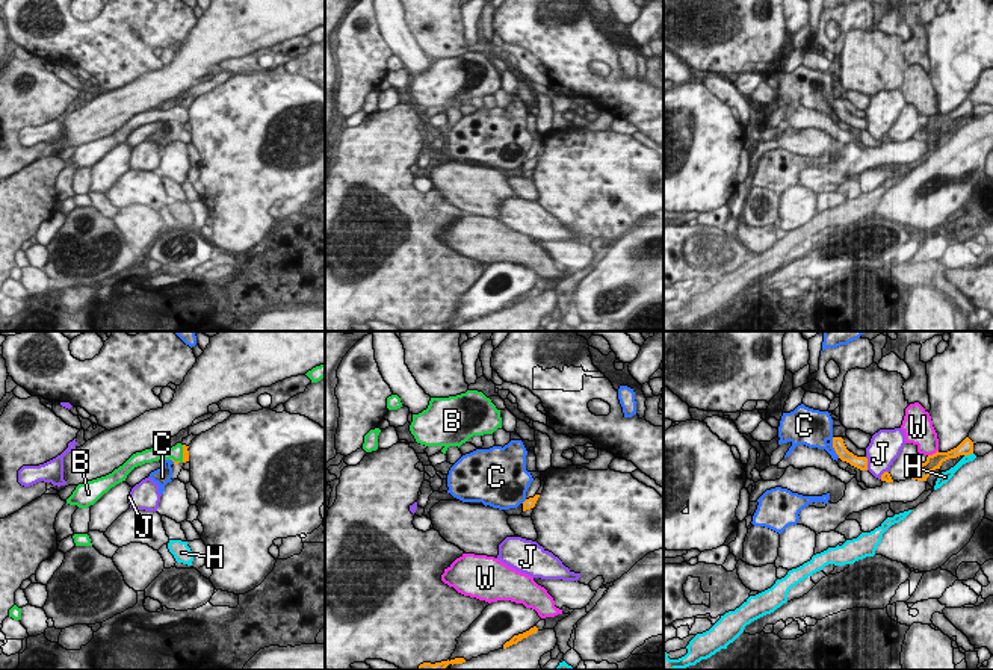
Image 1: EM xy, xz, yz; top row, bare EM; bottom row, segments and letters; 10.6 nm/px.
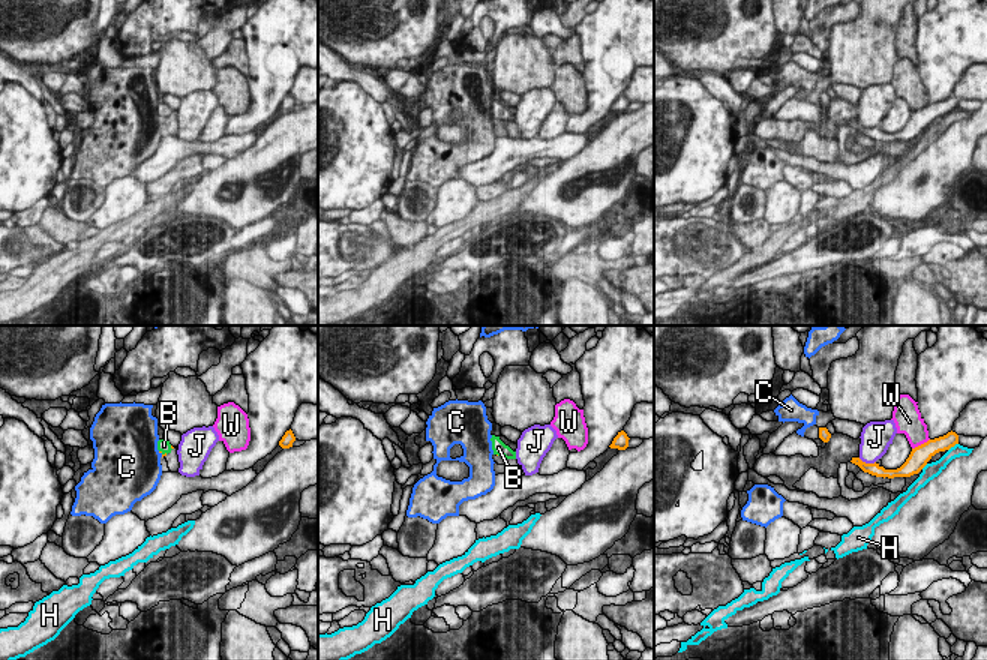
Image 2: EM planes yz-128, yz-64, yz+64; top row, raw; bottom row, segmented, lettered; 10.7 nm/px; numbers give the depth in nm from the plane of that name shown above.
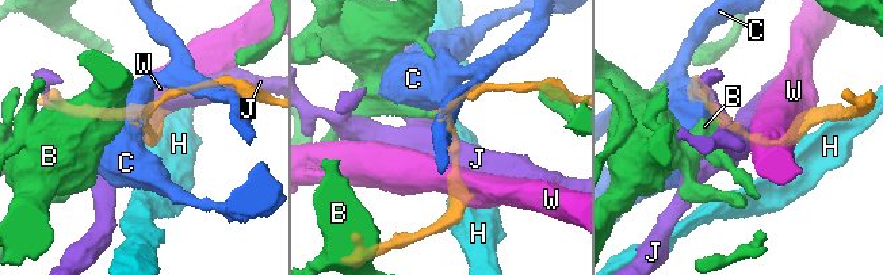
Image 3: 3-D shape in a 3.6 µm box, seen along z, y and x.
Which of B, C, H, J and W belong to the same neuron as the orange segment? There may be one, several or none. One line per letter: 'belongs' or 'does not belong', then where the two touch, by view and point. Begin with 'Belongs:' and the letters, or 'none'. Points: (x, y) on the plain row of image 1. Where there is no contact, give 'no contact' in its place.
Belongs: B
B: belongs | xy (183, 120)
C: does not belong | yz (833, 108)
H: does not belong | yz (968, 115)
J: does not belong | yz (866, 124)
W: does not belong | yz (933, 115)

